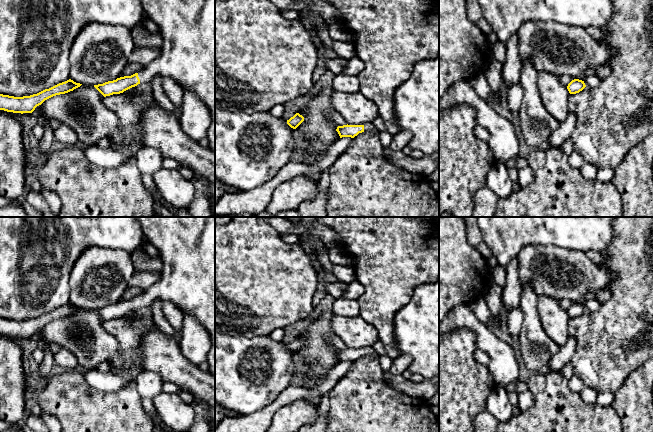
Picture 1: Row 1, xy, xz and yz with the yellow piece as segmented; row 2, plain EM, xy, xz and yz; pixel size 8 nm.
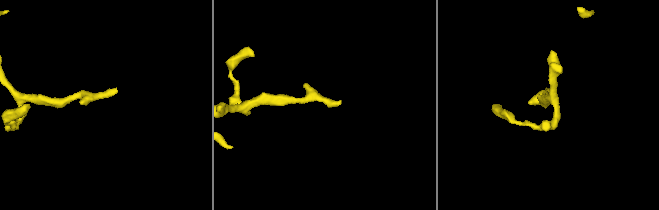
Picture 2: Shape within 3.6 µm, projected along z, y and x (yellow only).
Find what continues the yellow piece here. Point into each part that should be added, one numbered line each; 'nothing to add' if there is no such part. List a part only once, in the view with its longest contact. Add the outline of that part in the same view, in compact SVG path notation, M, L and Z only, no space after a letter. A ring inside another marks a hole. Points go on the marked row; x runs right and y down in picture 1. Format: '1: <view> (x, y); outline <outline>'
1: xy (187, 27); outline M139 0L144 14L151 19L159 28L160 35L163 39L163 46L160 56L151 64L146 66L143 70L138 72L140 83L150 82L152 77L160 74L162 77L174 79L183 90L189 90L196 94L196 96L206 105L211 116L211 124L207 131L207 139L209 142L208 149L215 152L215 0Z

